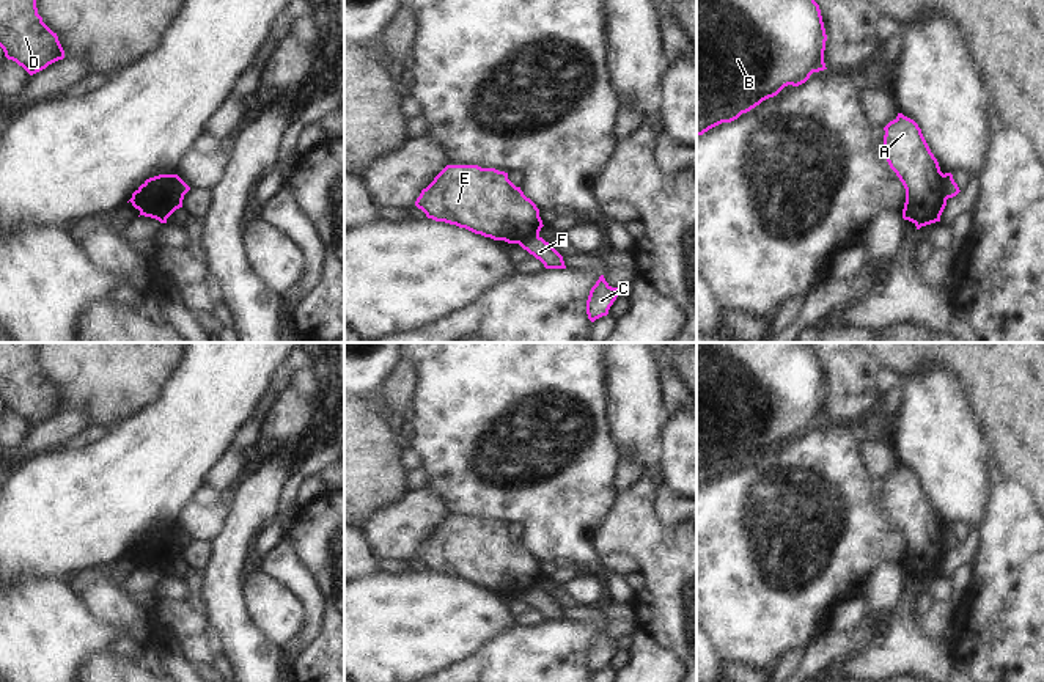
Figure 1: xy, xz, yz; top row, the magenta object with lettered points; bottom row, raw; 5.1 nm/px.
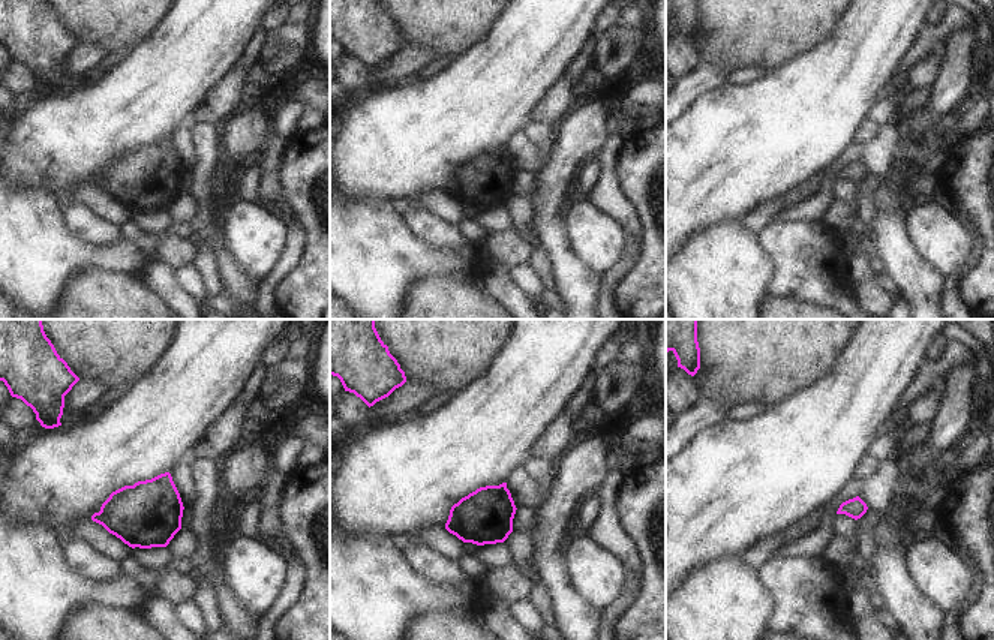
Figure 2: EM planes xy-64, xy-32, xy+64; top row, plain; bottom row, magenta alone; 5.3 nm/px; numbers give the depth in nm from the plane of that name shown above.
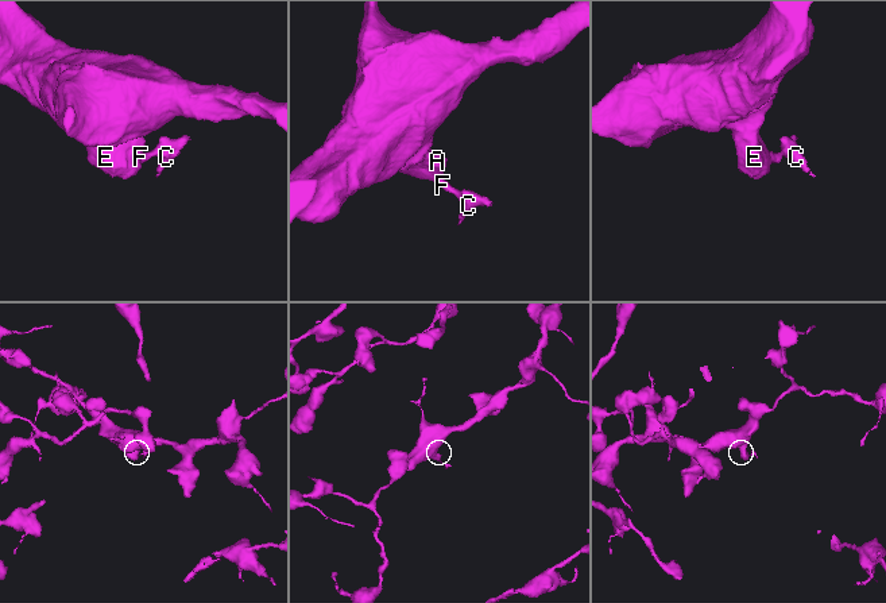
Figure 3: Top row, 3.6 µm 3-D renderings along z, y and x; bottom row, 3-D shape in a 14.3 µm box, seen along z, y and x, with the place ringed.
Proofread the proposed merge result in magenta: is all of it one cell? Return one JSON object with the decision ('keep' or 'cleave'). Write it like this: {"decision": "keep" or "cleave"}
{"decision": "cleave"}

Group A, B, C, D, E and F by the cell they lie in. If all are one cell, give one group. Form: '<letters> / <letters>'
A B D E / C F

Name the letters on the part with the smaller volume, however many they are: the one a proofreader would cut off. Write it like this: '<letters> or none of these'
C, F

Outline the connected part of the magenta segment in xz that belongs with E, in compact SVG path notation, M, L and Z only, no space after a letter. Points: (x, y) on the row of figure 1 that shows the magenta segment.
M447 165L434 181L421 190L415 201L428 218L465 228L475 234L520 244L528 237L539 236L542 220L536 204L516 187L508 173L478 165Z

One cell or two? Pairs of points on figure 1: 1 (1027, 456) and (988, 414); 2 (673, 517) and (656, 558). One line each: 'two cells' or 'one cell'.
1: one cell
2: two cells

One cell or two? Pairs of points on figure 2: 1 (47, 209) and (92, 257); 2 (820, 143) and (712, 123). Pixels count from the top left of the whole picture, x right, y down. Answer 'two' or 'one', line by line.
1: one
2: one

